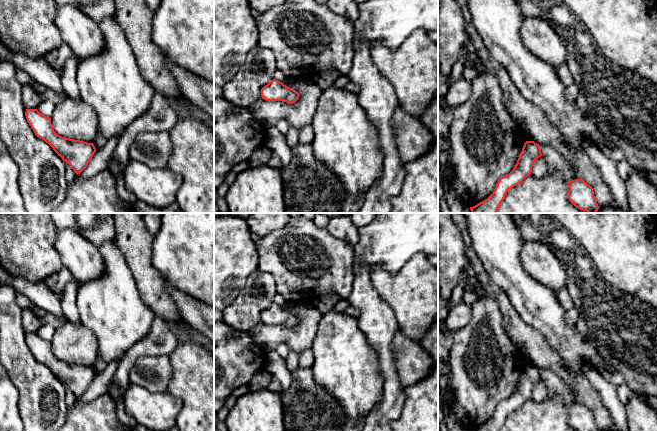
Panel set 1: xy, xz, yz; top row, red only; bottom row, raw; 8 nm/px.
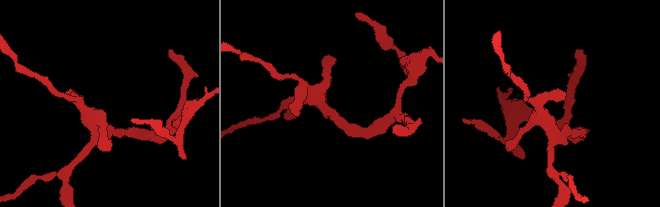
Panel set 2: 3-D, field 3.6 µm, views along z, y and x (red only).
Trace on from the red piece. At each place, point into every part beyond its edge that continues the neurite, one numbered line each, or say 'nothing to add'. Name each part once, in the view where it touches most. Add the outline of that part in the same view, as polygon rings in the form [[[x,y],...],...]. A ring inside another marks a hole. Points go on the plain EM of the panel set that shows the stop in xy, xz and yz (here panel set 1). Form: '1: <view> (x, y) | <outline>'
nothing to add

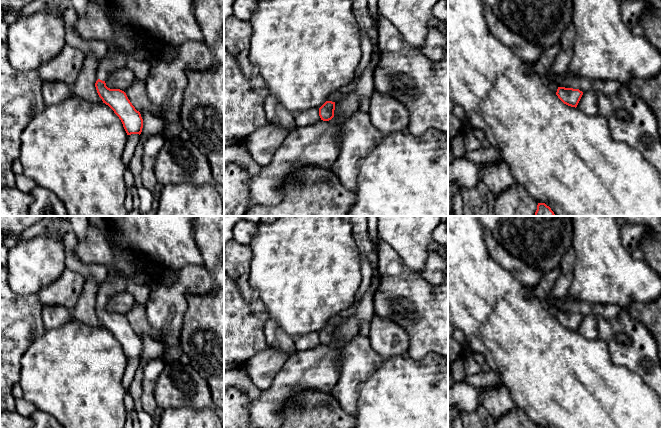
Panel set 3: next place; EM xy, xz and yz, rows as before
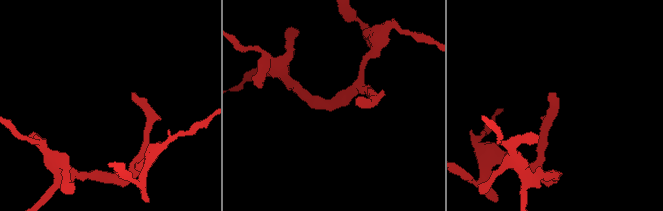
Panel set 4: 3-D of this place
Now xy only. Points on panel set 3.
1: xy (169, 241) | [[[108,216],[116,227],[117,235],[108,242],[112,249],[114,265],[108,270],[107,279],[97,293],[98,303],[105,305],[115,294],[125,292],[128,282],[153,287],[155,280],[138,263],[136,254],[145,256],[150,262],[174,271],[184,266],[202,265],[203,258],[198,250],[194,235],[195,216]]]

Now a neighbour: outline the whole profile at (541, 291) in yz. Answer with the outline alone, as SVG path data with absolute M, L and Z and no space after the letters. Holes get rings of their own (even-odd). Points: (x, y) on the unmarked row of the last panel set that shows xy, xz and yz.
M557 266L552 271L545 274L541 281L533 286L533 291L530 294L531 298L545 301L551 306L555 306L558 311L579 313L583 317L588 315L602 316L606 319L617 318L622 307L616 304L601 304L598 302L592 303L583 300L570 300L566 296L560 299L552 299L549 293L554 283L561 274L561 266Z

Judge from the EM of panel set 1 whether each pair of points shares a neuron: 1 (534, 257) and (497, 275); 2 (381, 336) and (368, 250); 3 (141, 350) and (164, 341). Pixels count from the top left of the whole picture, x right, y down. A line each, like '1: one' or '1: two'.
1: two
2: two
3: one

